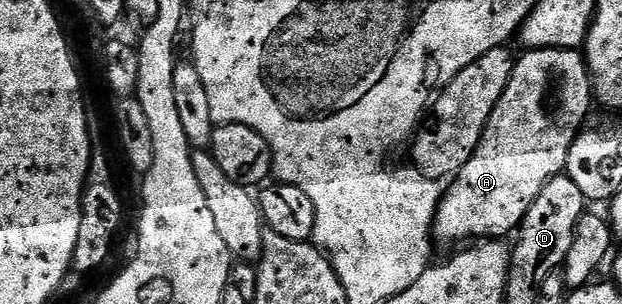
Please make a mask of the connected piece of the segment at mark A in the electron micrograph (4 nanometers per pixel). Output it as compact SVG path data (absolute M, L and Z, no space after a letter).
M581 49L576 50L526 50L523 58L519 57L514 63L514 71L508 80L508 88L504 88L504 96L500 96L500 100L496 104L496 108L492 108L492 116L488 116L488 124L484 128L482 138L478 141L478 147L474 155L468 160L468 164L464 164L464 168L458 171L456 177L445 187L442 201L438 204L438 211L434 217L433 237L438 238L442 242L462 242L458 244L466 244L471 240L502 240L507 236L513 235L518 229L518 225L524 220L524 216L528 212L528 208L532 208L532 204L536 200L536 196L540 196L540 188L544 188L544 184L548 180L552 180L557 174L563 173L566 169L566 161L568 160L569 149L577 140L579 131L583 129L586 121L586 113L592 107L592 95L590 93L590 74L586 71L586 59Z

